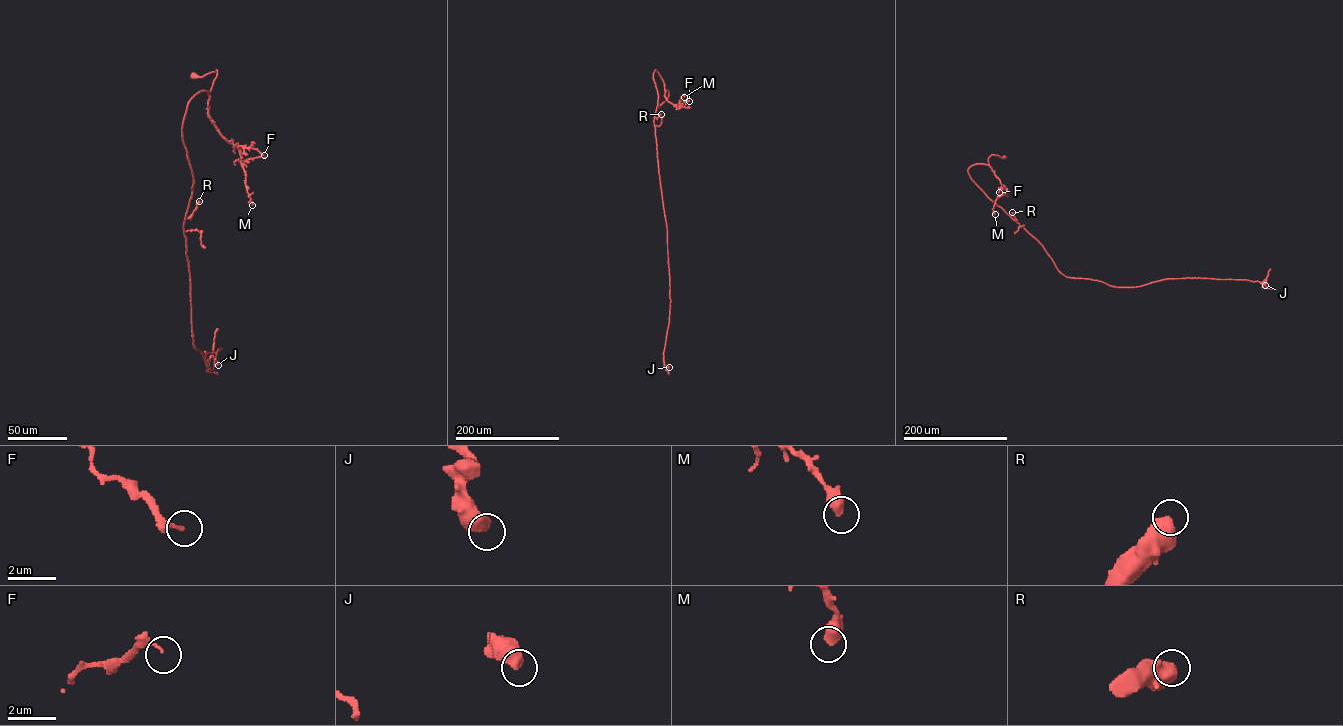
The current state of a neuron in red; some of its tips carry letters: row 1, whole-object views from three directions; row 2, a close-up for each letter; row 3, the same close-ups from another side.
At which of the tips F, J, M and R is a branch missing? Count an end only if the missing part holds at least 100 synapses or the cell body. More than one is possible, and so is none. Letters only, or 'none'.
none

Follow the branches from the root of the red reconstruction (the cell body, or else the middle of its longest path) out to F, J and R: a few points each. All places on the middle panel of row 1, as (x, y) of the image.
F: (658, 106), (668, 98), (667, 90), (665, 97), (676, 106), (689, 101)
J: (658, 106), (669, 92), (655, 70), (658, 99), (654, 124), (670, 299), (663, 362), (669, 367)
R: (658, 106), (669, 92), (655, 70), (658, 99), (654, 117), (661, 114)

